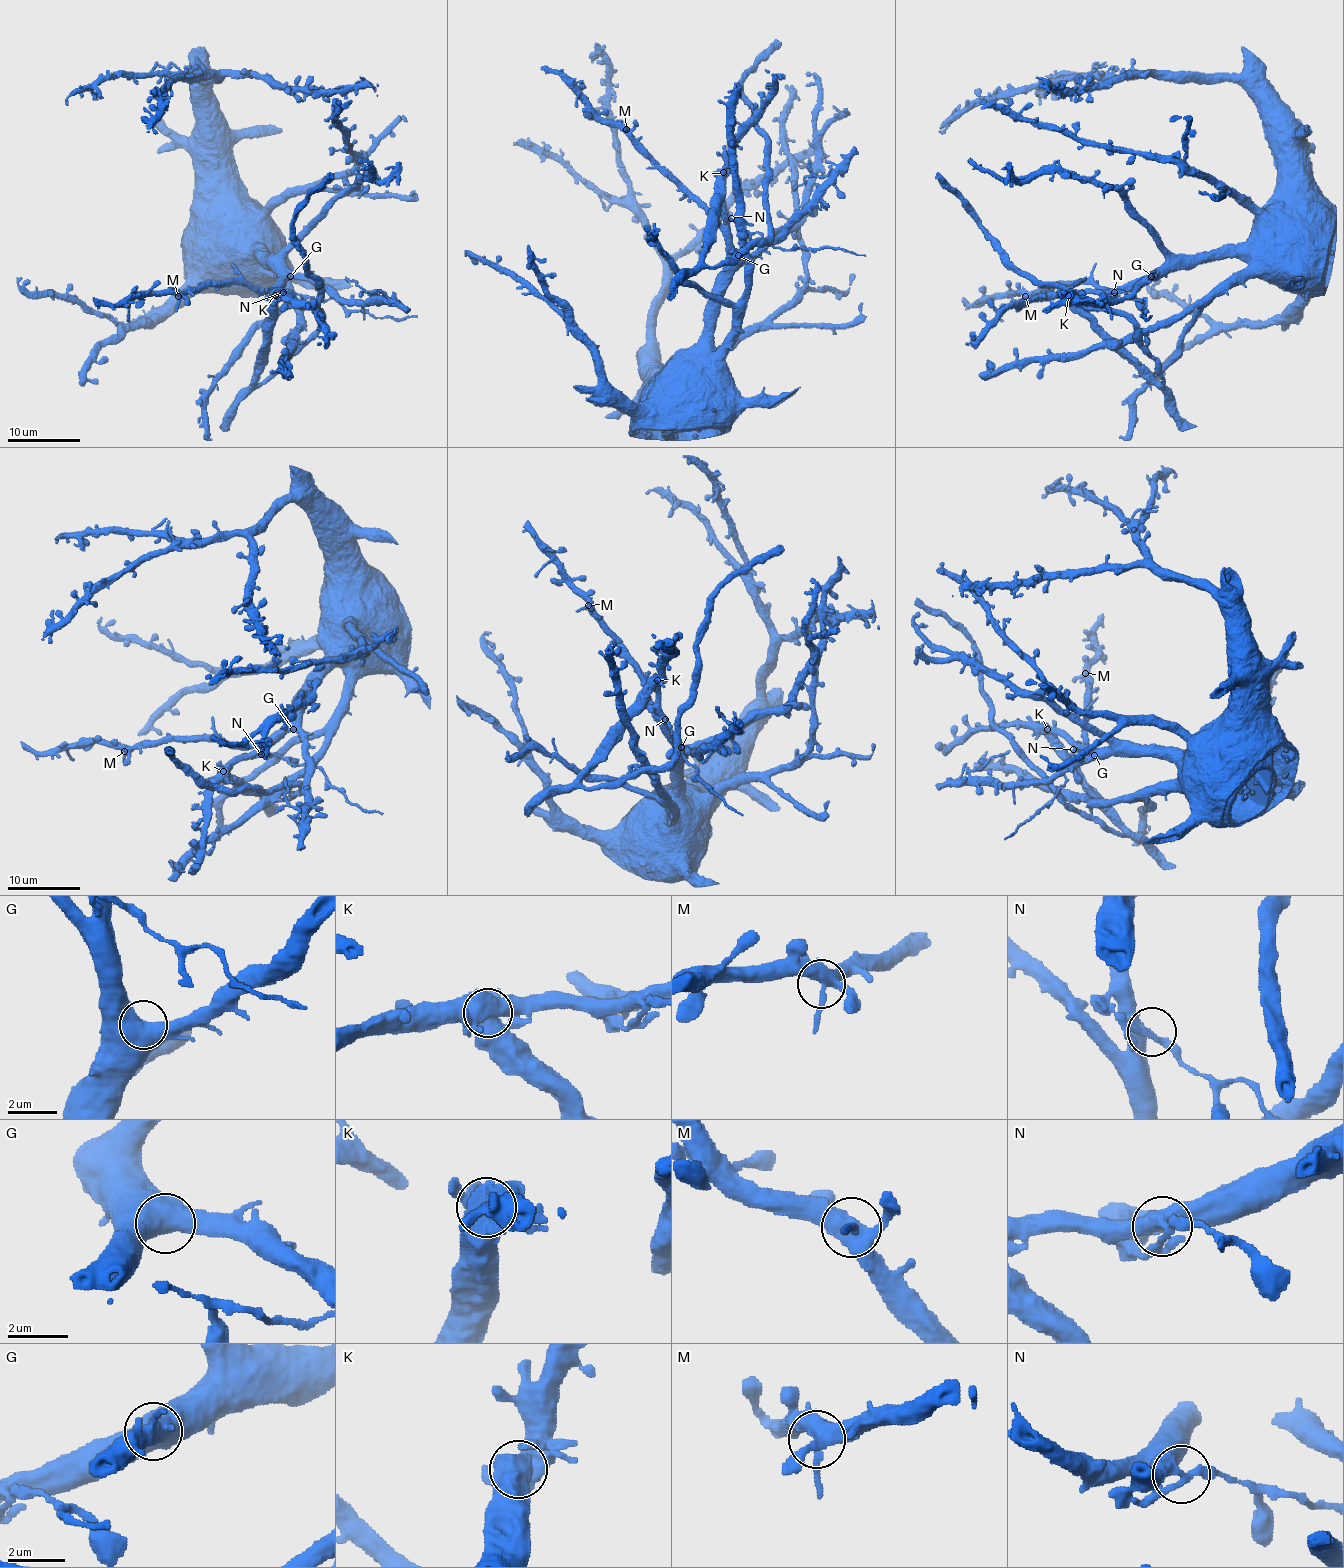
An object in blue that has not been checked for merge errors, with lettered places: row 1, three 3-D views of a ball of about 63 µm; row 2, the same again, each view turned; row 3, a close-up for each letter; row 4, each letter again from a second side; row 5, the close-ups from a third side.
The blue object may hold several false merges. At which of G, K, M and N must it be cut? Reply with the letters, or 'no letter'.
K, N

